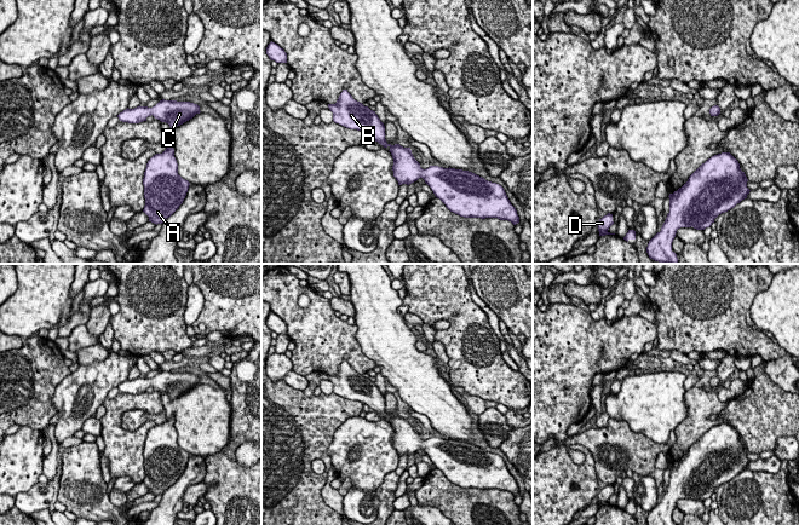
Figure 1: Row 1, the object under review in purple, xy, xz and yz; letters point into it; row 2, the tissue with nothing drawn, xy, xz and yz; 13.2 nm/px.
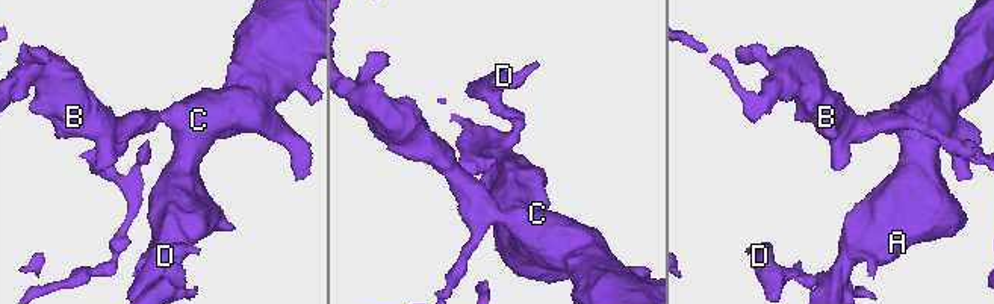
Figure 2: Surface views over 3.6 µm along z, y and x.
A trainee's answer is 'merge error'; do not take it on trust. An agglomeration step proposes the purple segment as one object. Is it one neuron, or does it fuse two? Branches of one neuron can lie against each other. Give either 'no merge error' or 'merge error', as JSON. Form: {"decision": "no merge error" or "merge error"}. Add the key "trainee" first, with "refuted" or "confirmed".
{"trainee": "refuted", "decision": "no merge error"}

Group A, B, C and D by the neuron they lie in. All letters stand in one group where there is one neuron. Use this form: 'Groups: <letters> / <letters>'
Groups: A B C D

